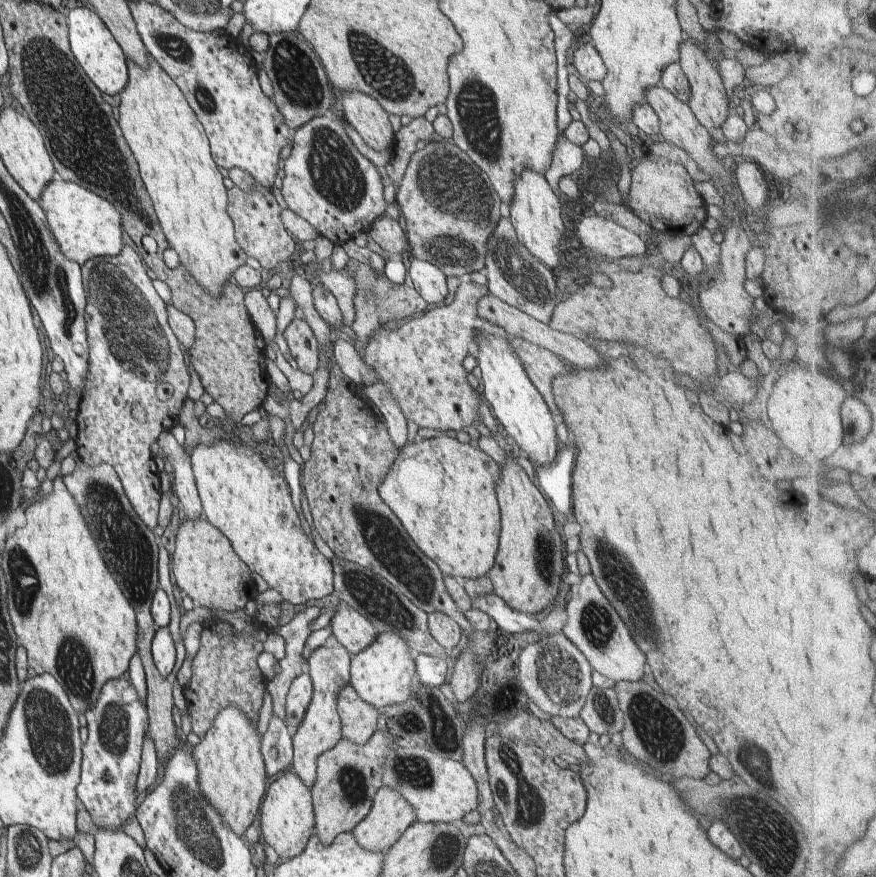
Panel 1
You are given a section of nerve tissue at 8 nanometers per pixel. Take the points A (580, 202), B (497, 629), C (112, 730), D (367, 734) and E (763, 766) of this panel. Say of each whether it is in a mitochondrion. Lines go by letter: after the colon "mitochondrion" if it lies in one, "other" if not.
A: other
B: other
C: mitochondrion
D: other
E: mitochondrion

